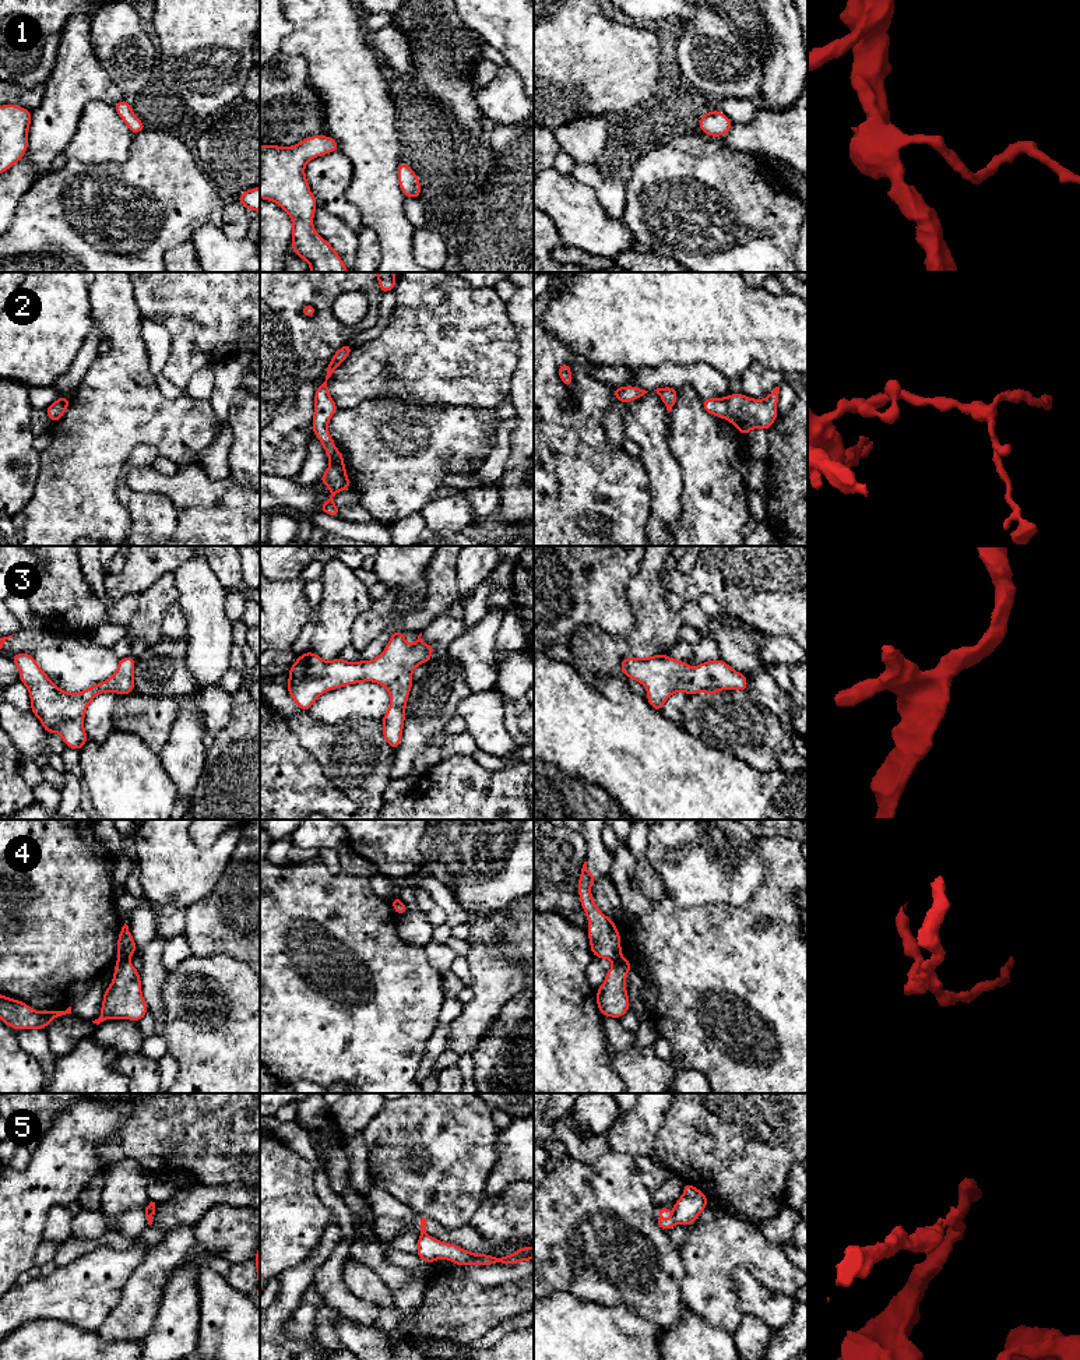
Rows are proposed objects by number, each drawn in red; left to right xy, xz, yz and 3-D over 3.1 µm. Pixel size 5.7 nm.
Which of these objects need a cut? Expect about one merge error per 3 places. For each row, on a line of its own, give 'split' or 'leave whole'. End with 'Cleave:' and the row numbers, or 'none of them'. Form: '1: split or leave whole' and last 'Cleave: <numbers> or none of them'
1: leave whole
2: leave whole
3: leave whole
4: split
5: split
Cleave: 4, 5

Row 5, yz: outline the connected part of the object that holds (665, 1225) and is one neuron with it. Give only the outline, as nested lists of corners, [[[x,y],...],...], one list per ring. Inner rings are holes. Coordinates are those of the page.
[[[662,1208],[659,1211],[659,1220],[658,1220],[659,1227],[664,1232],[669,1232],[671,1227],[673,1227],[676,1225],[676,1219],[675,1219],[675,1211],[669,1211],[666,1208]]]

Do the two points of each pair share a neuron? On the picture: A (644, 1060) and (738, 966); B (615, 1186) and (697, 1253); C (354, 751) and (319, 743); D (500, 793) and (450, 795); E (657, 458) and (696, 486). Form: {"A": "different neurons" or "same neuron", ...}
{"A": "different neurons", "B": "different neurons", "C": "same neuron", "D": "same neuron", "E": "different neurons"}

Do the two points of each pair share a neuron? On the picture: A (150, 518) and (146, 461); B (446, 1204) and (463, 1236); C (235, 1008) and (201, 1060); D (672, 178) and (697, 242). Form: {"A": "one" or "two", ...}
{"A": "one", "B": "two", "C": "one", "D": "one"}

